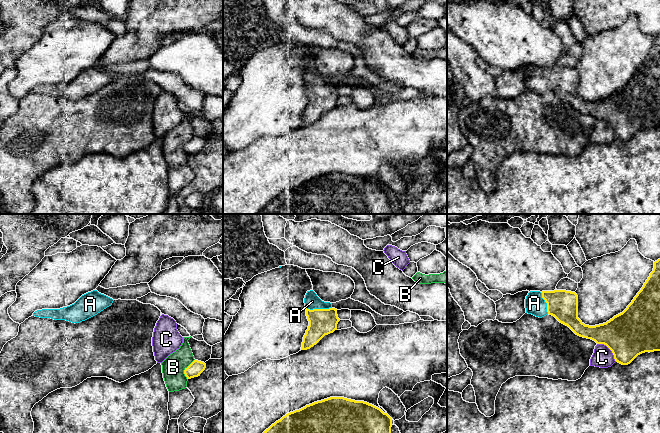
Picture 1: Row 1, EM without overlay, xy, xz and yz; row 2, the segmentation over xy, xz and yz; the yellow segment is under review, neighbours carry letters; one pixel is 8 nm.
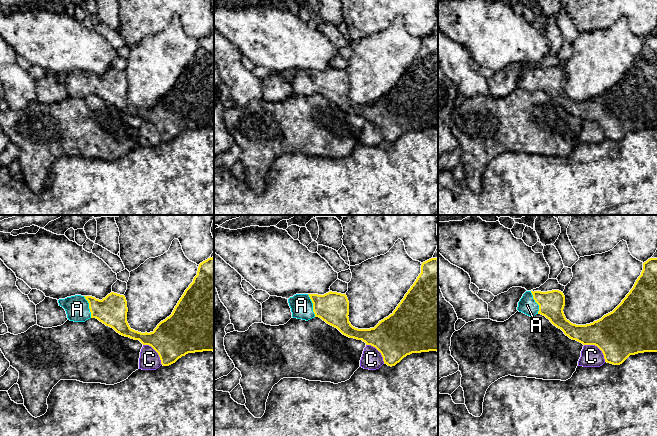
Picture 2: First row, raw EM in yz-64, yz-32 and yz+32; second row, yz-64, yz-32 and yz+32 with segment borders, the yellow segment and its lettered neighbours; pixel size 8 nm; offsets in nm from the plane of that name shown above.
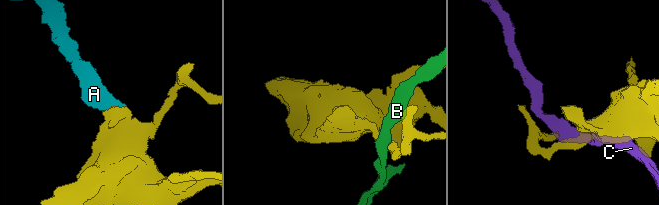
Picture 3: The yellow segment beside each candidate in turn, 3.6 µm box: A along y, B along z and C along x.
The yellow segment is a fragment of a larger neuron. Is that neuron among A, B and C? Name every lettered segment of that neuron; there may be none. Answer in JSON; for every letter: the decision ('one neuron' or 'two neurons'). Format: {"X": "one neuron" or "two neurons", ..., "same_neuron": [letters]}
{"A": "one neuron", "B": "two neurons", "C": "two neurons", "same_neuron": ["A"]}

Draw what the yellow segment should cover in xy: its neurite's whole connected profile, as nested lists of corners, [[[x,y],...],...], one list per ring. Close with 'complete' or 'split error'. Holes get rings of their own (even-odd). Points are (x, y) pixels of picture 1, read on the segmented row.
[[[194,360],[187,368],[185,368],[184,374],[187,379],[191,379],[200,376],[205,368],[206,364],[204,362]]]; complete

